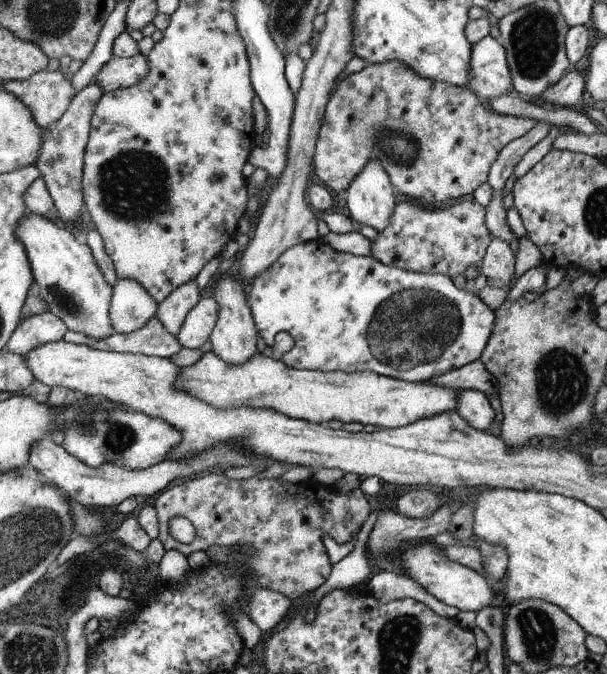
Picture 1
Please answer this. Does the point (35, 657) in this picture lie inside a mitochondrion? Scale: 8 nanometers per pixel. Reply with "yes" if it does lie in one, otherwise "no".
yes

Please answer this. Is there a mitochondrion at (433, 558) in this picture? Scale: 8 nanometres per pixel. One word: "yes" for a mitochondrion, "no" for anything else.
no

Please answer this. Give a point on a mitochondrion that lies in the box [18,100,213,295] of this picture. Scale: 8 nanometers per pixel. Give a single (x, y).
(134, 187)

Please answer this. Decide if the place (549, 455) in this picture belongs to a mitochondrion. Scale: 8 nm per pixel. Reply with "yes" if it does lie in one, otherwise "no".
no

